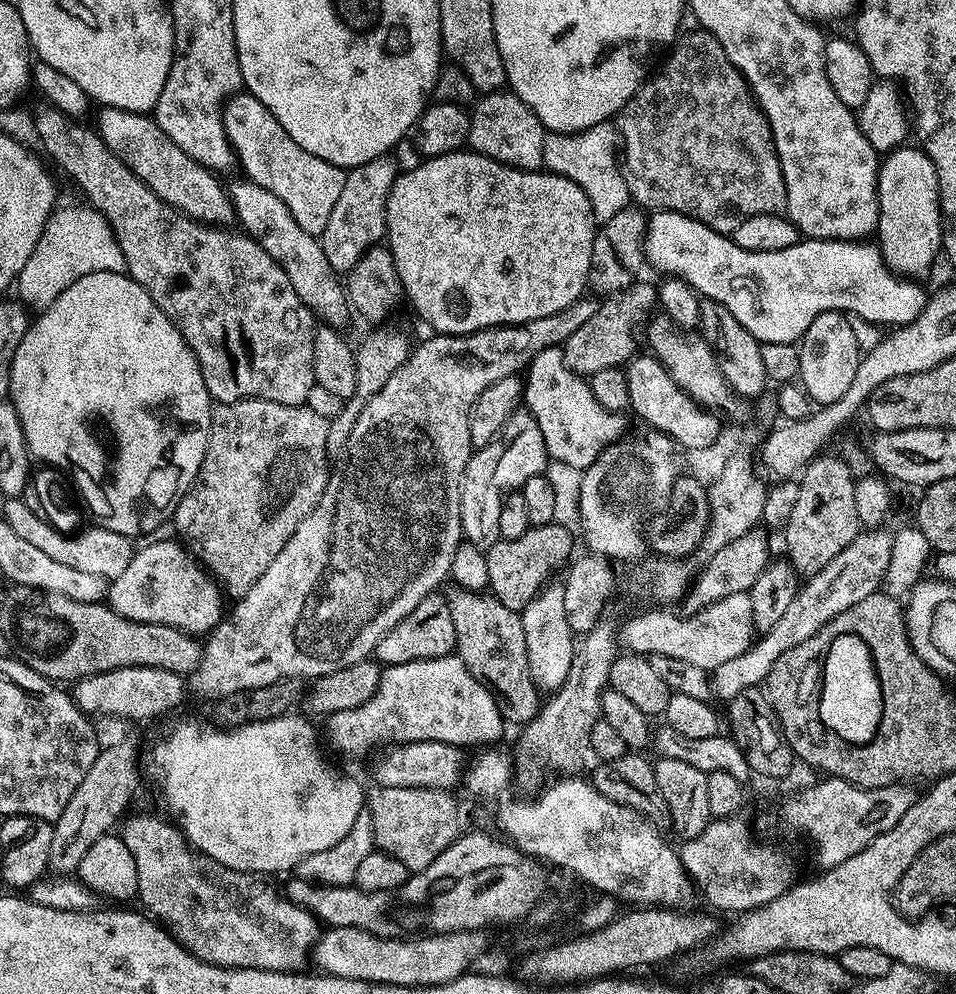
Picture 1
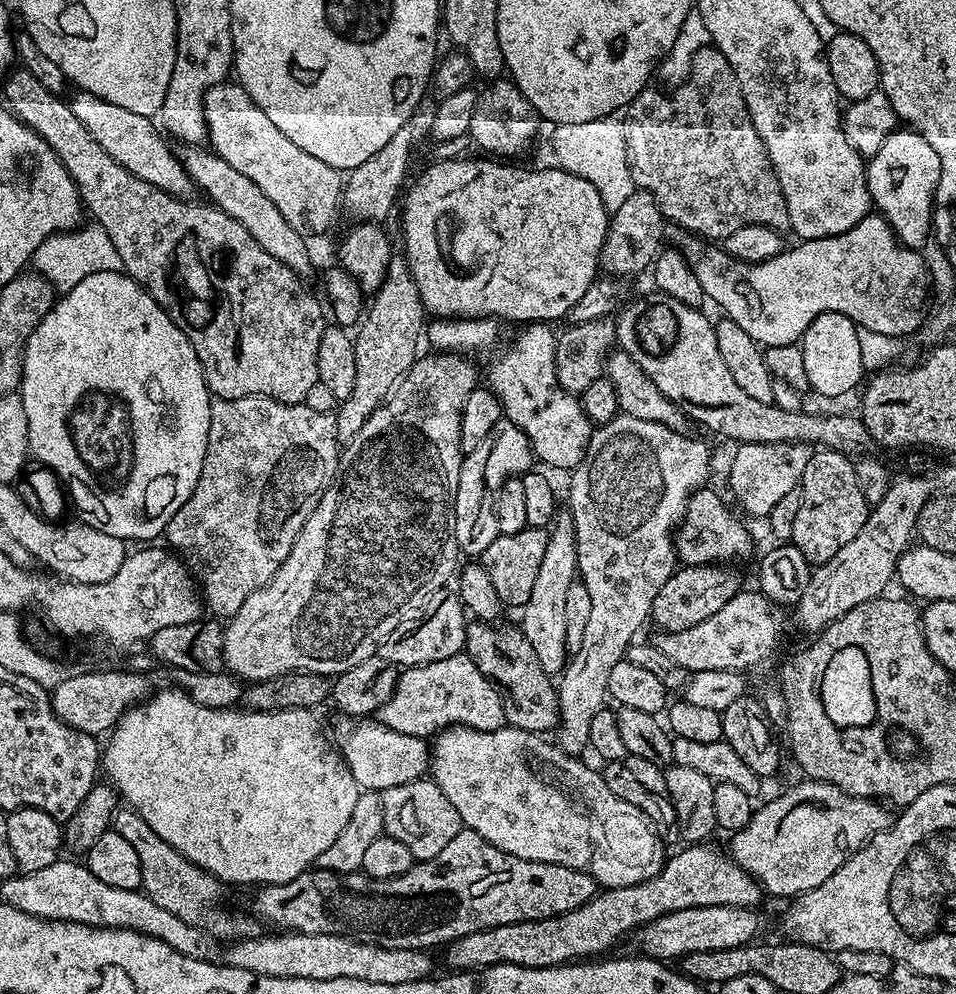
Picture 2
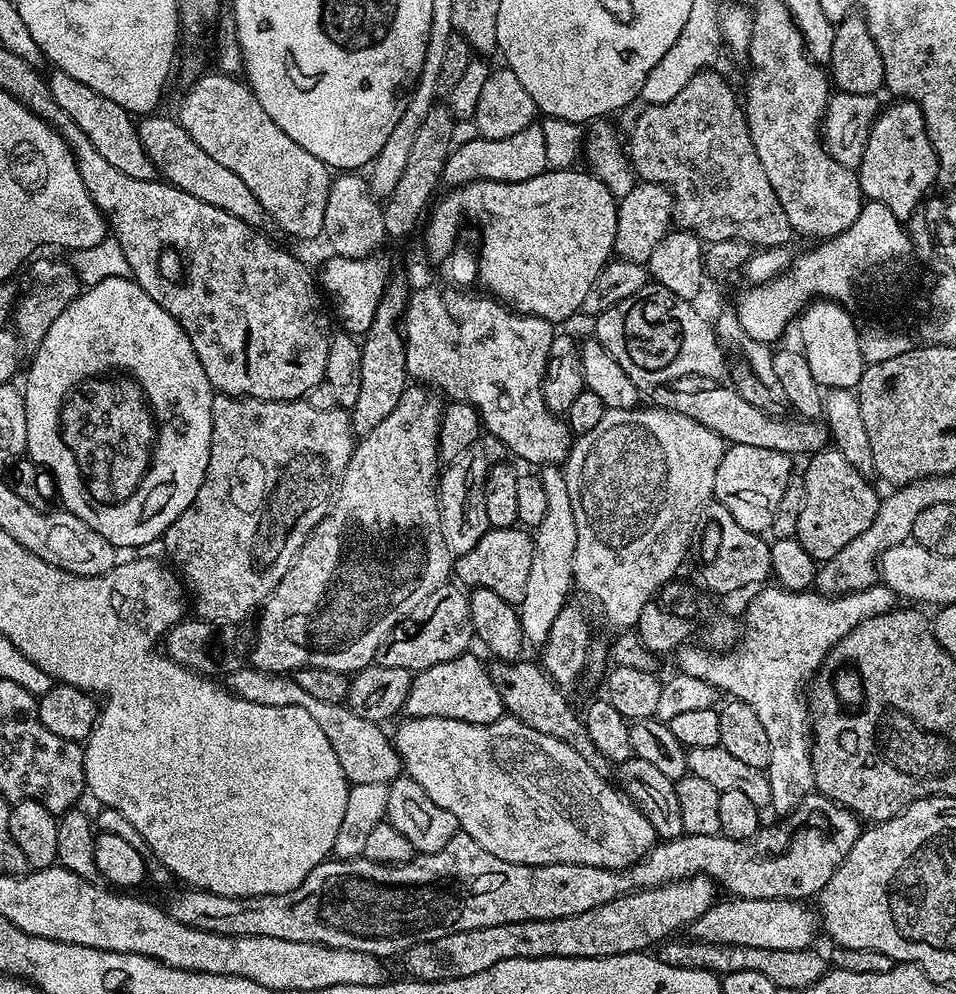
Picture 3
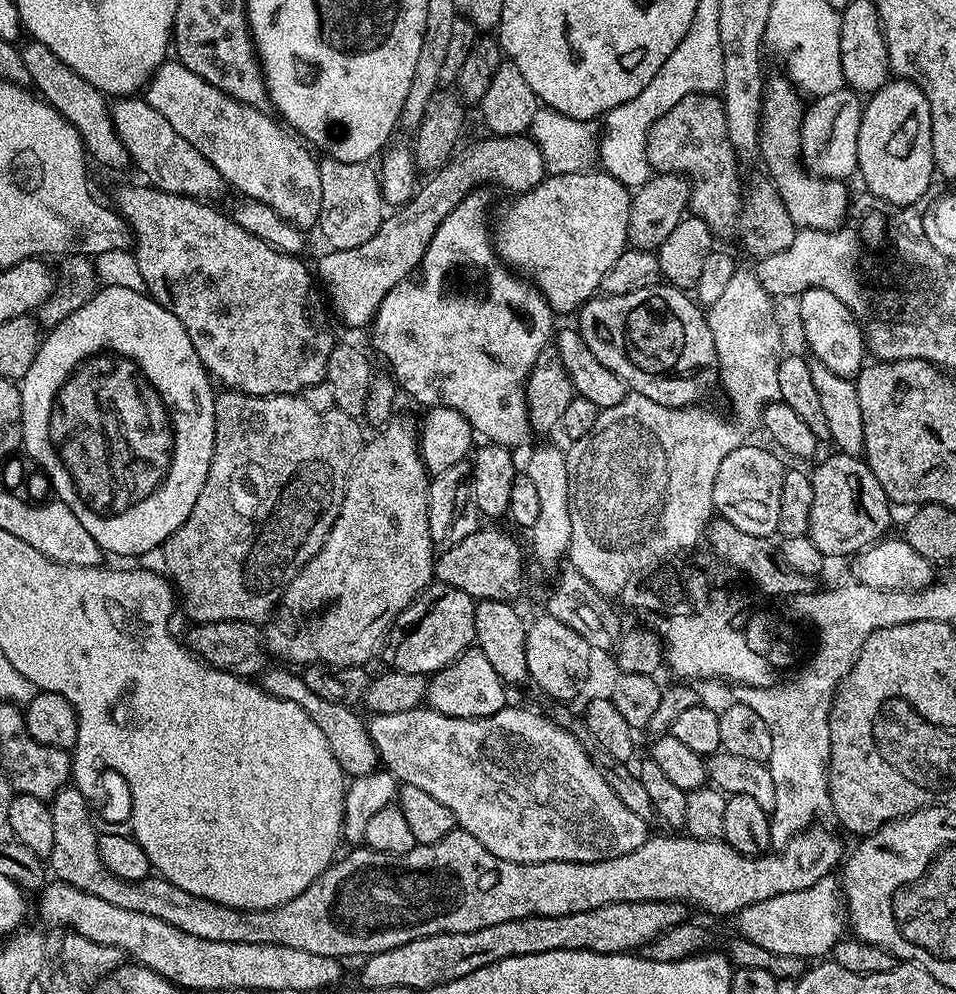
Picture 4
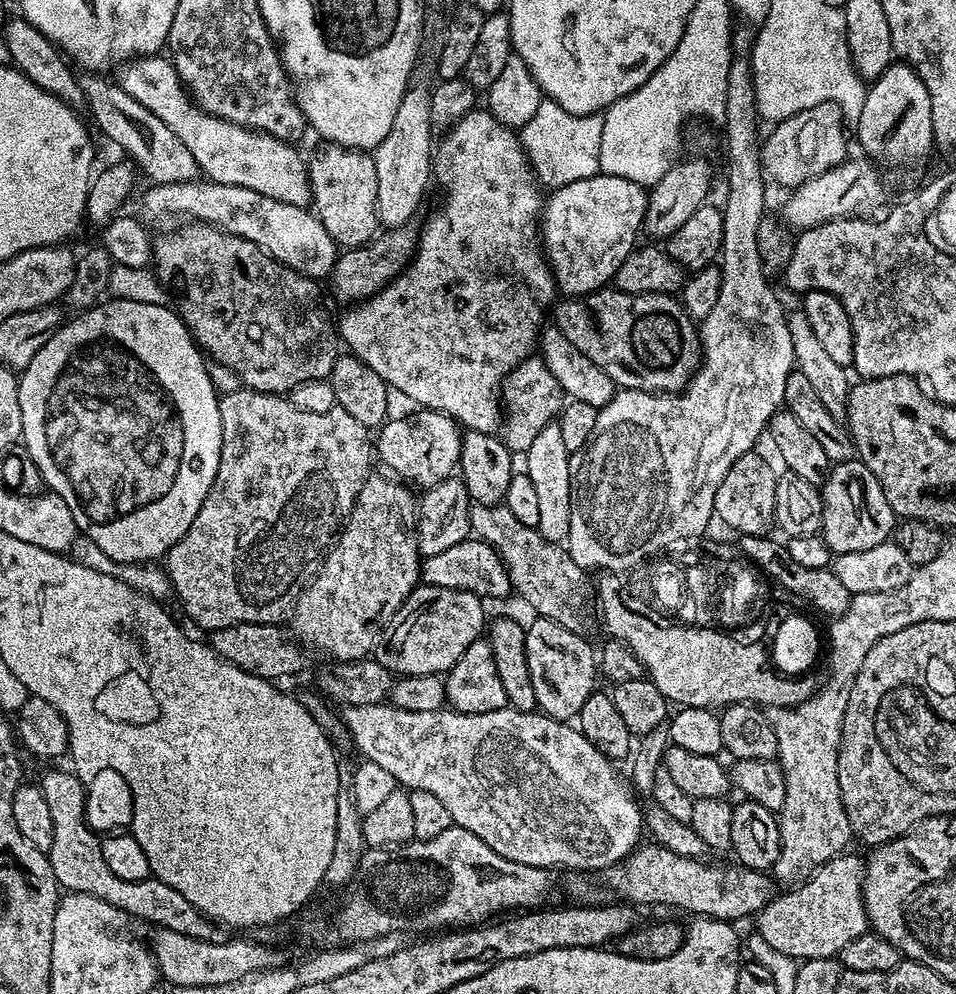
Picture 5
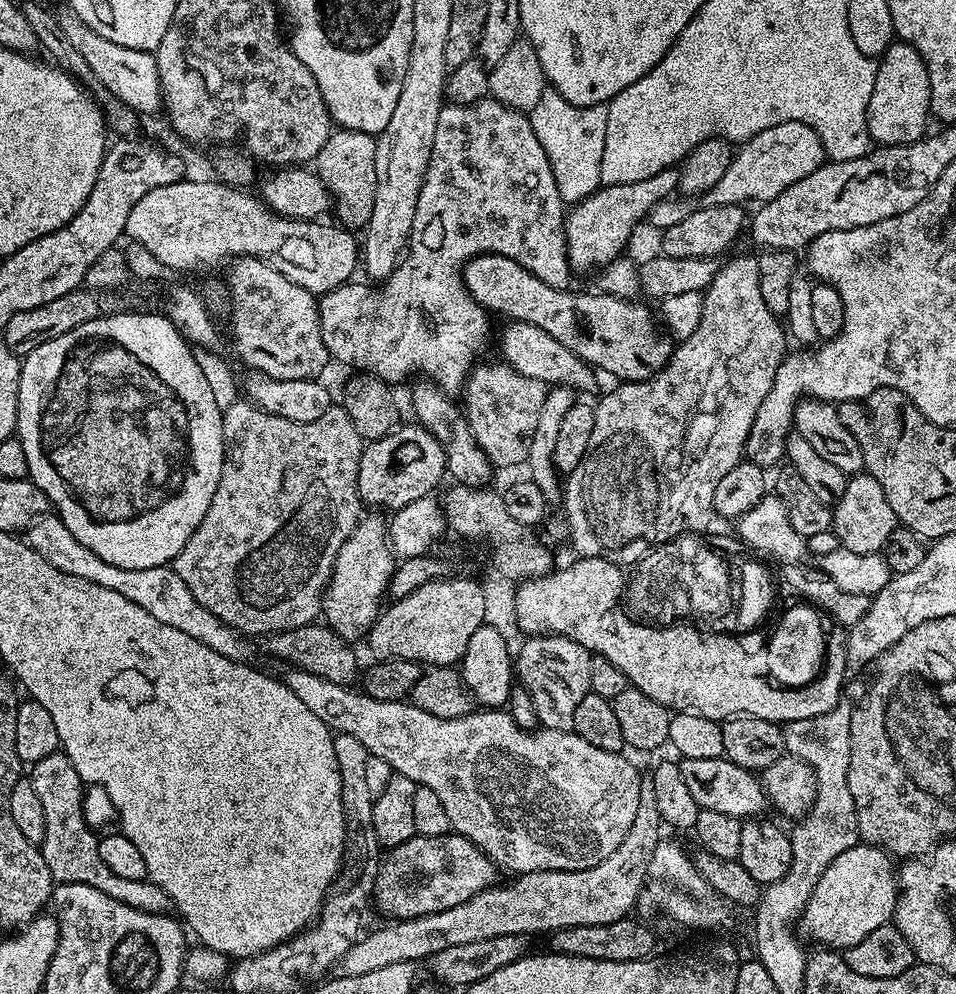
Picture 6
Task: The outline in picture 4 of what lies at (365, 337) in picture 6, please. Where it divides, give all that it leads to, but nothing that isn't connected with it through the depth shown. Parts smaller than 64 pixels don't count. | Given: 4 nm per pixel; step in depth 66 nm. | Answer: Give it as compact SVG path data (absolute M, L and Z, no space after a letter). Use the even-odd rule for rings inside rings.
M480 190L469 193L465 200L456 209L452 209L449 216L441 222L437 233L430 240L424 260L418 267L420 280L408 278L386 294L385 300L371 320L370 331L372 330L372 344L376 347L377 354L388 359L389 369L387 368L387 371L403 391L405 388L418 403L424 404L423 406L428 408L441 407L458 410L470 422L473 433L480 435L481 432L485 441L502 444L509 450L516 450L519 444L526 443L531 436L534 436L532 423L528 420L528 400L524 396L524 385L528 383L528 375L534 362L538 362L538 354L542 354L542 350L549 347L550 341L553 339L552 319L554 319L554 313L552 307L546 302L546 298L536 289L535 284L521 278L513 269L502 263L493 241L490 239L490 224L488 228L487 222L484 221L484 211L488 208L488 200L482 193L484 192ZM452 268L464 268L465 276L456 277L452 273Z

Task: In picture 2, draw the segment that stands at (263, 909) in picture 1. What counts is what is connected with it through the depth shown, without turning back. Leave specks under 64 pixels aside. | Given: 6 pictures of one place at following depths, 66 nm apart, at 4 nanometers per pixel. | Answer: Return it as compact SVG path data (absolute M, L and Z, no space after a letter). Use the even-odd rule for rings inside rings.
M124 806L117 811L114 831L122 834L122 838L126 838L126 842L130 842L134 850L138 850L138 862L142 862L142 891L145 896L158 902L162 910L178 914L182 922L193 924L195 928L200 928L220 942L231 942L249 935L249 917L231 916L224 909L225 885L197 864L191 864L182 854L178 854L178 850L162 842L162 838L158 838L158 834L154 834L154 830L150 830L150 826L142 822L134 809Z

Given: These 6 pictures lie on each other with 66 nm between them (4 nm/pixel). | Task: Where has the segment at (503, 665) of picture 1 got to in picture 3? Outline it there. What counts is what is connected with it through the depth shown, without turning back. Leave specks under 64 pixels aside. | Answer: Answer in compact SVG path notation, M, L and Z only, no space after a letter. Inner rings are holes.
M524 661L507 663L506 672L495 671L493 673L493 680L503 698L507 713L517 717L531 729L538 730L538 734L550 734L550 738L558 738L566 742L571 748L578 750L578 754L582 754L582 758L586 758L586 762L590 762L590 766L594 766L594 770L598 770L600 776L611 777L614 766L608 761L606 754L602 754L602 750L594 746L594 741L591 740L584 725L583 715L579 711L575 712L571 702L564 697L565 689L553 682L535 661Z

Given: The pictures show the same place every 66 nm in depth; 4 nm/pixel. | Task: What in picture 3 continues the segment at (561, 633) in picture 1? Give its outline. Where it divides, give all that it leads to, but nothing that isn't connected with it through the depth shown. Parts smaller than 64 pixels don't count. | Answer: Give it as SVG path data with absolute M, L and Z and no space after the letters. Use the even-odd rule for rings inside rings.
M544 466L538 472L546 490L546 518L534 530L534 562L530 564L530 578L518 606L523 639L530 645L543 646L548 641L550 626L569 603L568 591L573 591L574 550L578 546L578 526L574 526L574 506L570 506L570 490L563 471L556 466Z

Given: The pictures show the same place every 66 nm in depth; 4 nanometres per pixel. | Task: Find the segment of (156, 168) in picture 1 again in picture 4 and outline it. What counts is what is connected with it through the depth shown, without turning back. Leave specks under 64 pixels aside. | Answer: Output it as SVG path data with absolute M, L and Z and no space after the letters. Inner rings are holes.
M29 39L27 43L28 45L20 48L20 53L22 62L26 62L26 70L30 70L31 87L50 107L58 110L58 114L62 114L62 118L66 118L66 122L70 122L74 130L78 130L85 153L104 168L129 167L128 151L122 138L118 138L114 130L110 104L104 93L86 82L86 78L78 74L78 70L70 70L70 66L66 66L66 62L62 62L62 58L58 58L58 54L50 50L50 46L34 39Z

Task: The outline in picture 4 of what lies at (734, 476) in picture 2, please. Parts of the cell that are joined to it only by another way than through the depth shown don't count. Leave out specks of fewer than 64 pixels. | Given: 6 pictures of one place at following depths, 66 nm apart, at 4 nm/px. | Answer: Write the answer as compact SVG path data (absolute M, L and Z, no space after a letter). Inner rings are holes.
M751 442L742 443L730 450L730 454L722 458L722 466L718 466L712 499L713 509L726 522L738 526L738 530L746 530L746 534L769 538L775 537L778 532L779 503L782 502L786 471L785 465L780 465L781 457L775 451L772 452Z

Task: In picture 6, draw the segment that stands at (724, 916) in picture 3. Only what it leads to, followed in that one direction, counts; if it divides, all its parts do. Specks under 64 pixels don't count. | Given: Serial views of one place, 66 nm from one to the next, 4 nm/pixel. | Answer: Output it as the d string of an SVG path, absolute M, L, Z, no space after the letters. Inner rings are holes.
M857 842L850 850L842 850L818 878L814 894L800 913L798 928L801 933L813 936L817 945L832 950L843 950L862 942L866 934L878 930L896 915L898 895L898 868L893 857L874 844Z

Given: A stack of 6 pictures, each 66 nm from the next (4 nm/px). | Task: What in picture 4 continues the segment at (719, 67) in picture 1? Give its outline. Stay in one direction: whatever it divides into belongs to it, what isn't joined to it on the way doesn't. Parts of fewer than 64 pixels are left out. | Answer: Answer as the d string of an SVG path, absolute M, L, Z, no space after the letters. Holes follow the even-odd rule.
M697 94L682 98L682 102L675 104L662 118L658 118L658 122L654 122L654 126L648 132L646 154L653 173L672 172L688 181L688 187L692 189L691 215L702 218L702 222L706 222L706 226L710 226L710 230L717 237L737 236L744 243L745 250L756 256L755 258L782 254L782 250L786 250L786 246L794 242L798 231L796 223L790 218L790 214L786 214L782 198L776 194L776 189L767 179L750 185L748 193L744 196L744 188L740 185L741 165L728 137L724 101L719 95Z

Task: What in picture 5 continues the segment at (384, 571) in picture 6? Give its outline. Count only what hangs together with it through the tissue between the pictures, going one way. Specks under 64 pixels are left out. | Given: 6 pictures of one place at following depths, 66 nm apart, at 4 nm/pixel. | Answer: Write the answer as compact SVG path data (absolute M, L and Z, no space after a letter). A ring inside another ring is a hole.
M372 474L365 480L340 535L315 569L316 577L305 586L304 593L294 600L290 621L295 639L309 649L312 647L325 652L332 656L328 658L336 662L365 659L377 647L382 633L395 618L396 611L404 605L405 598L421 583L422 557L416 541L418 500L415 495L412 497L407 492L409 489L403 483L387 479Z

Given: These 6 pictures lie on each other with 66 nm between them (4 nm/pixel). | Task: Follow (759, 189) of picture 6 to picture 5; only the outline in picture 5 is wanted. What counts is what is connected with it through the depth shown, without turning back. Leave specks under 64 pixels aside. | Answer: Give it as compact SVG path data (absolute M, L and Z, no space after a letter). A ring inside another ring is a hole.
M819 104L781 120L768 137L763 137L760 145L760 166L764 176L771 183L773 180L785 190L791 190L818 174L826 174L849 155L844 127L846 121L836 104Z

